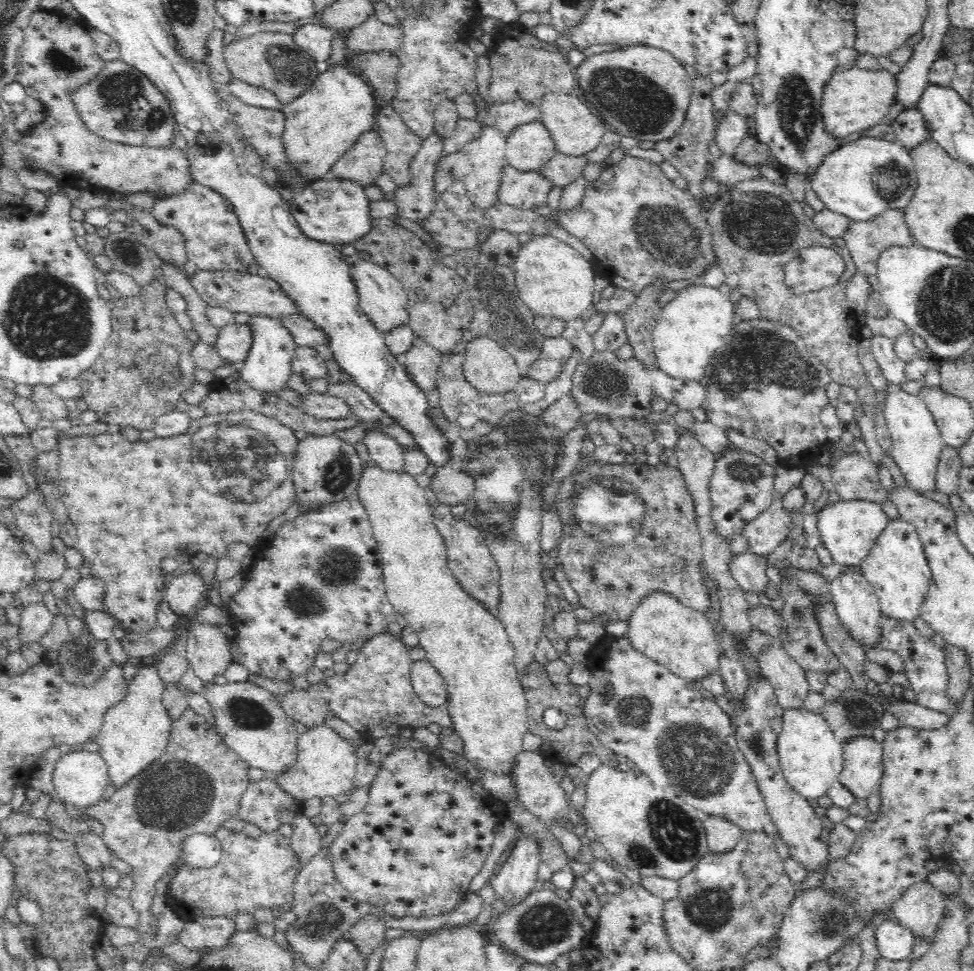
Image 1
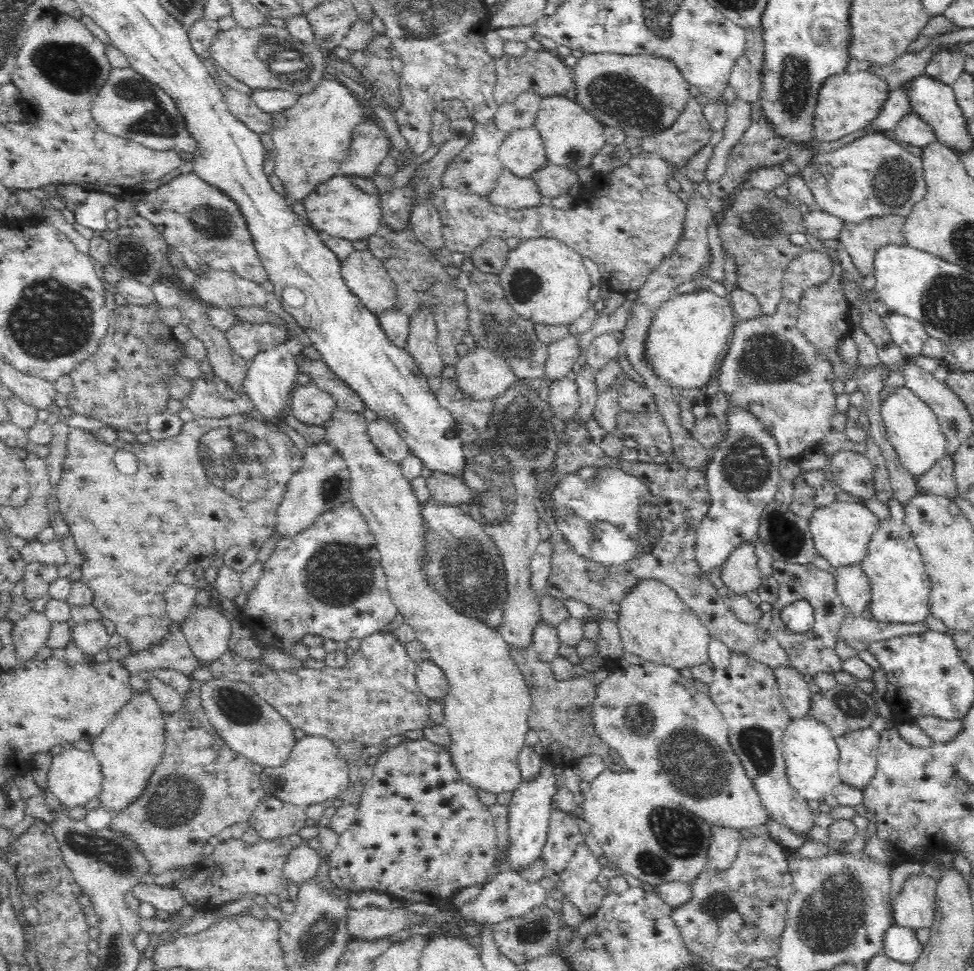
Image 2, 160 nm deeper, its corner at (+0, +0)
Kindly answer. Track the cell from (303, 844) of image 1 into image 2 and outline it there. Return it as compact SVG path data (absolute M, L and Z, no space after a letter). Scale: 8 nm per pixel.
M304 839L300 846L291 850L288 860L284 864L284 873L289 880L294 880L295 884L300 886L317 874L320 864L321 858L318 850L308 846L308 841Z

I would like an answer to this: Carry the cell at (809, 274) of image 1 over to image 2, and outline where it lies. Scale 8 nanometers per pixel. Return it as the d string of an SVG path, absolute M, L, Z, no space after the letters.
M804 252L786 265L781 280L781 301L774 314L762 315L747 321L738 321L730 336L727 351L717 367L718 392L728 396L729 408L751 414L776 442L781 458L796 458L811 447L822 446L832 428L832 416L837 413L833 392L835 377L832 365L818 354L817 348L806 340L797 327L799 304L806 292L828 282L834 274L834 260L826 252Z

